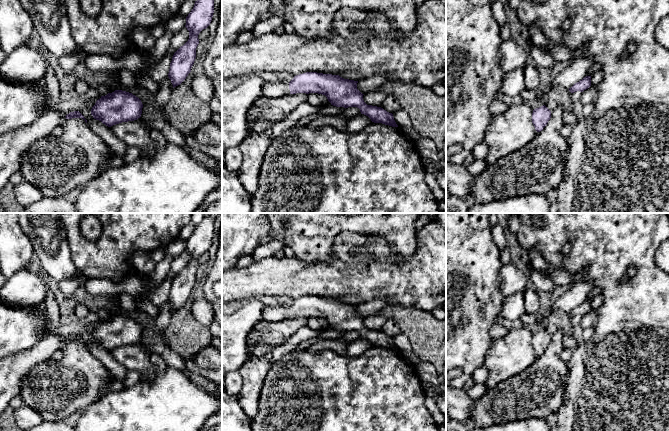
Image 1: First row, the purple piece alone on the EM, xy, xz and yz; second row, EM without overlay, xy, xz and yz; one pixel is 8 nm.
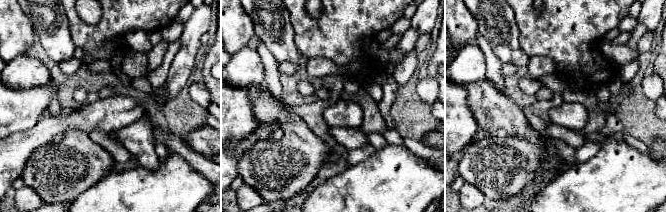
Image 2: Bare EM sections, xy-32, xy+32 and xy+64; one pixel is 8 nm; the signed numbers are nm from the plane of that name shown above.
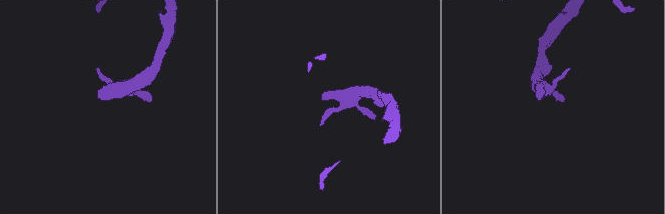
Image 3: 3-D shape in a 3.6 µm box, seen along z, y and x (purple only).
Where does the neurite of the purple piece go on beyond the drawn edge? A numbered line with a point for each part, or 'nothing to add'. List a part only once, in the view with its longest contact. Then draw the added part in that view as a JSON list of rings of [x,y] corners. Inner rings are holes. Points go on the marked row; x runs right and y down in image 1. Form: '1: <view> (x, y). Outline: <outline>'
1: xz (277, 88). Outline: [[[277,78],[275,81],[263,81],[261,96],[281,97],[290,94],[289,83]]]

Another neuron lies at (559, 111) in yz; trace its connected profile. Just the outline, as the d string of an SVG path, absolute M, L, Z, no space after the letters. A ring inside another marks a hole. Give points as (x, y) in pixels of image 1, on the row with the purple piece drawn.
M558 104L551 112L551 118L542 131L526 146L500 158L476 176L466 200L469 205L488 203L528 194L553 196L563 179L568 141L560 134L563 123L564 106Z

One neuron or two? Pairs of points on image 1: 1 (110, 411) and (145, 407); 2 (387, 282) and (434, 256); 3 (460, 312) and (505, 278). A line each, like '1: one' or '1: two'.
1: one
2: one
3: two

